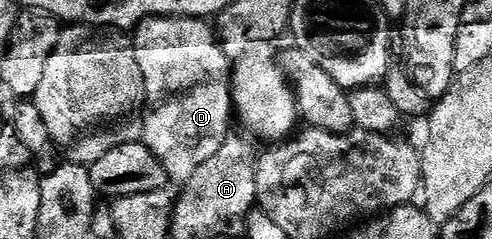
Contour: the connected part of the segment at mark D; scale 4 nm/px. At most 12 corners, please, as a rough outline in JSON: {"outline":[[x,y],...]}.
{"outline":[[205,19],[131,35],[143,141],[177,185],[231,133],[231,61]]}

